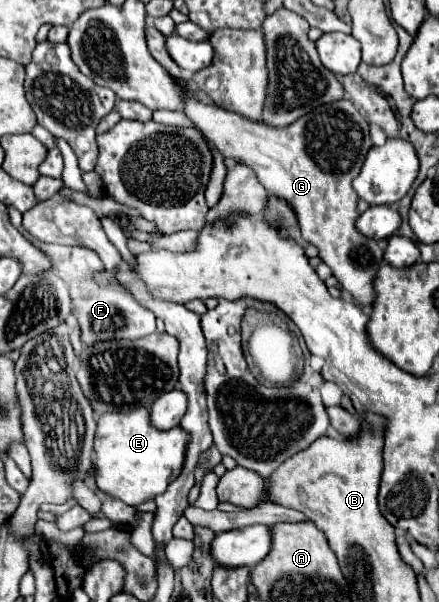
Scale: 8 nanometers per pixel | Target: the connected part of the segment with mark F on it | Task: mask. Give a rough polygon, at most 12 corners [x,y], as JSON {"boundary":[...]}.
{"boundary":[[36,245],[54,261],[74,301],[82,339],[138,339],[156,315],[120,287],[88,247]]}

